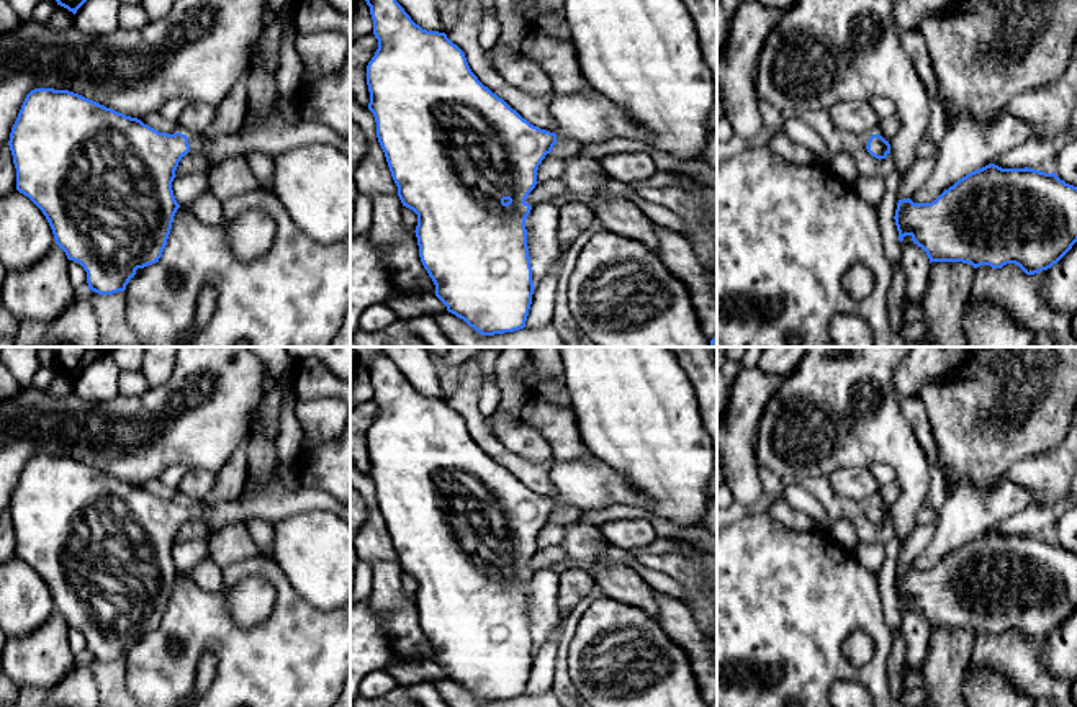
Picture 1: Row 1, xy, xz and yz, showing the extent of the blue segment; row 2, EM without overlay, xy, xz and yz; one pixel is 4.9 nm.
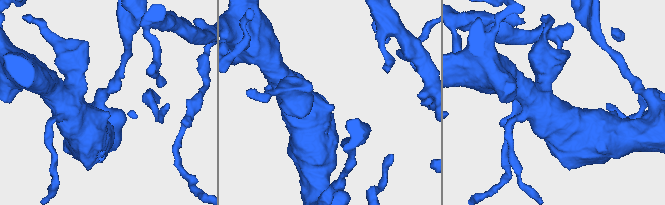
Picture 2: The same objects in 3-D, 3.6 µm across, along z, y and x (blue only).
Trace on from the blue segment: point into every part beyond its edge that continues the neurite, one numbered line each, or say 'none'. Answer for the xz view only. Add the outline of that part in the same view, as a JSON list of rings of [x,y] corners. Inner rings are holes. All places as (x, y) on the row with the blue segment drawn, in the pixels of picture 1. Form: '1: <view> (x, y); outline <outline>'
1: xz (590, 117); outline [[[588,90],[555,95],[550,113],[557,123],[557,141],[599,144],[614,139],[633,139],[653,144],[653,136],[606,95]]]

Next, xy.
1: xy (274, 133); outline [[[278,100],[265,116],[246,111],[244,123],[236,134],[188,136],[190,152],[206,160],[206,167],[249,152],[283,154],[308,144],[331,144],[350,157],[350,142],[331,128],[300,121],[291,123],[280,110]]]

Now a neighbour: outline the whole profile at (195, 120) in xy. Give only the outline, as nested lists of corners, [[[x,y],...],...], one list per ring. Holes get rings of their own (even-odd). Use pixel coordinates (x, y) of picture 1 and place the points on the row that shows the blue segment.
[[[193,101],[177,119],[182,134],[206,136],[210,124],[214,119],[216,106],[205,101]]]

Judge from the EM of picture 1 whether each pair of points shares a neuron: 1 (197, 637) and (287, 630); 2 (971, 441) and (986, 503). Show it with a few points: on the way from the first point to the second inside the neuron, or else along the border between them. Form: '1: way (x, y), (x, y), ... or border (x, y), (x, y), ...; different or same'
1: way (220, 637), (264, 637); same
2: border (1005, 472), (991, 488), (956, 480), (946, 493); different

